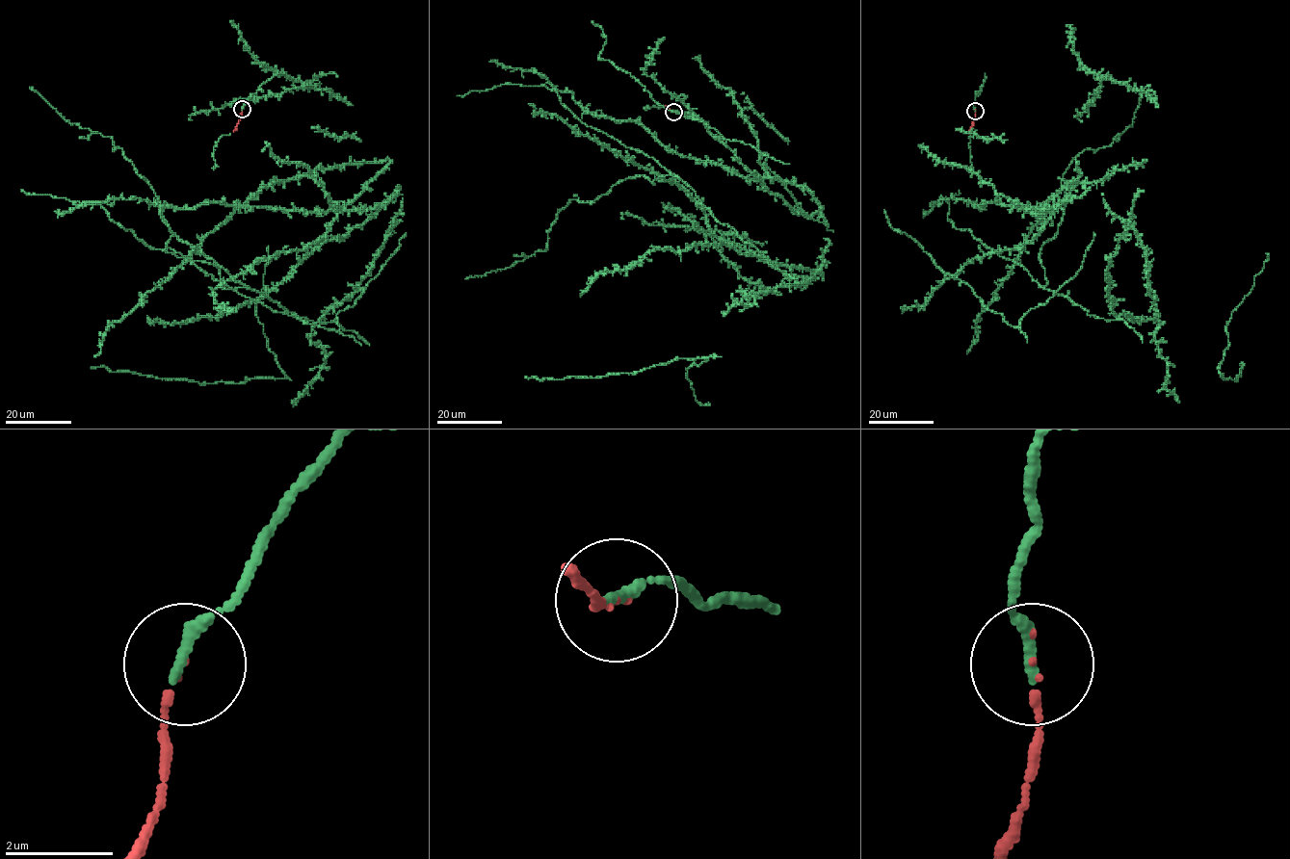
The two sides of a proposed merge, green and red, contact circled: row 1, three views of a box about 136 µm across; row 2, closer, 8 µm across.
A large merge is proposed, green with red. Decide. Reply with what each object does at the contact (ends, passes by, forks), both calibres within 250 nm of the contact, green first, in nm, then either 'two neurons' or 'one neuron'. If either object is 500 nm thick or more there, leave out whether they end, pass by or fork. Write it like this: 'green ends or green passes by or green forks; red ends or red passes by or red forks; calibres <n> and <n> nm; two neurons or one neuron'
green ends; red ends; calibres 240 and 110 nm; one neuron

